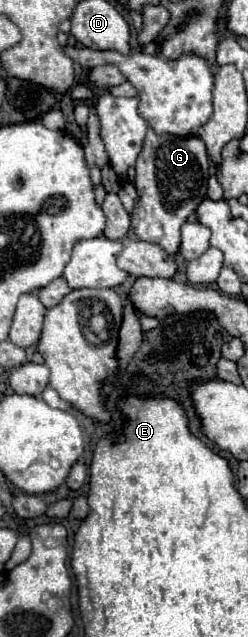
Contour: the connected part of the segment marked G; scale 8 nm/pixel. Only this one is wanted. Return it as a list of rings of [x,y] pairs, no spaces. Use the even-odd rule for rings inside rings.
[[[149,127],[135,169],[139,199],[131,213],[131,229],[137,239],[155,243],[165,249],[165,253],[175,255],[181,247],[181,227],[187,217],[197,211],[201,201],[207,199],[209,157],[205,153],[205,143],[193,133],[187,137],[157,135]]]

